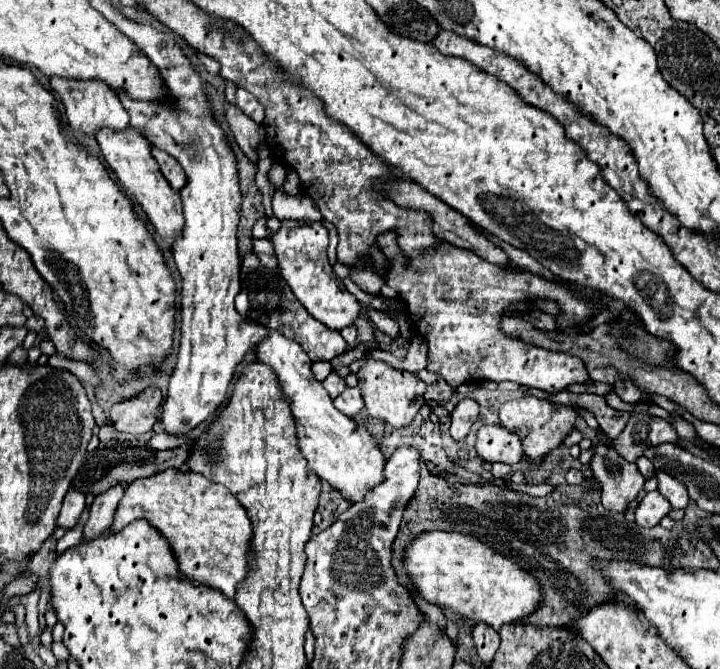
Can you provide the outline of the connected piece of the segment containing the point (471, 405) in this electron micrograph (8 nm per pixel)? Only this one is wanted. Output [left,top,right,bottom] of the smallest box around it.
[449,398,479,440]

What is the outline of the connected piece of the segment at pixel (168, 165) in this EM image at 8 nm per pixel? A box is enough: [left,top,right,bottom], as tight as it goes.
[151,148,187,190]

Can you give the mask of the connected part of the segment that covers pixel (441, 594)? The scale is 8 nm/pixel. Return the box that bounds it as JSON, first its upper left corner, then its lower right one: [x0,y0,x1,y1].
[403,532,541,631]

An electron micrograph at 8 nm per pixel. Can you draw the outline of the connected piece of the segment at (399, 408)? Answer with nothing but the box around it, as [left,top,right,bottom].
[357,358,425,428]

